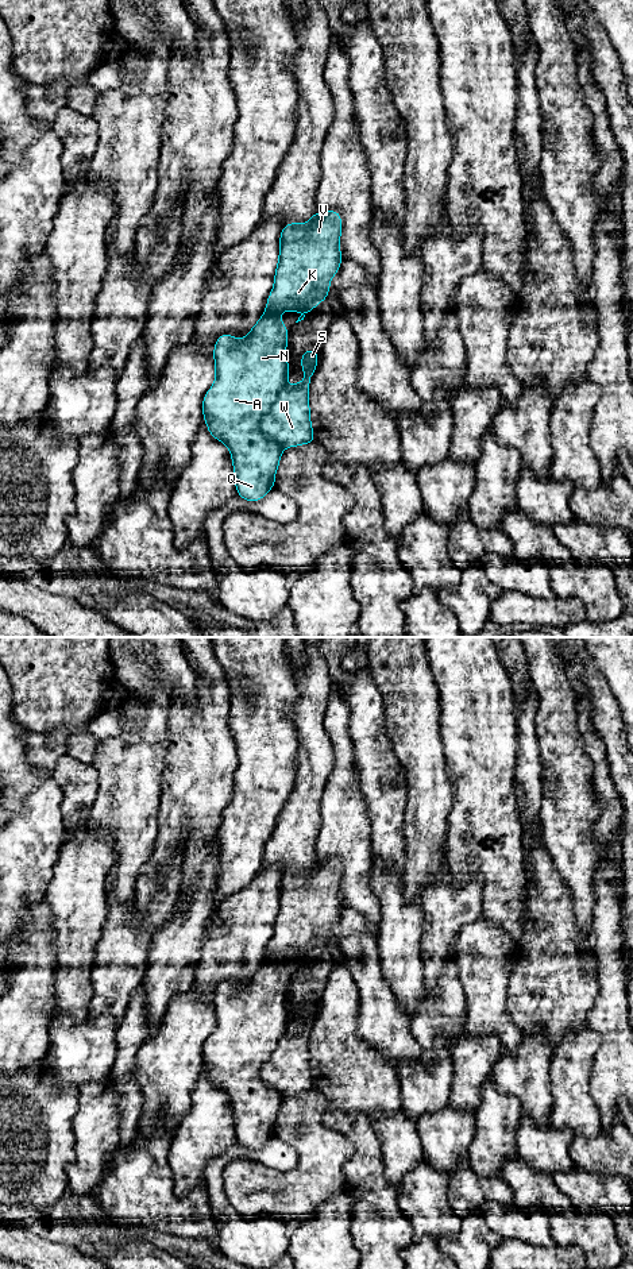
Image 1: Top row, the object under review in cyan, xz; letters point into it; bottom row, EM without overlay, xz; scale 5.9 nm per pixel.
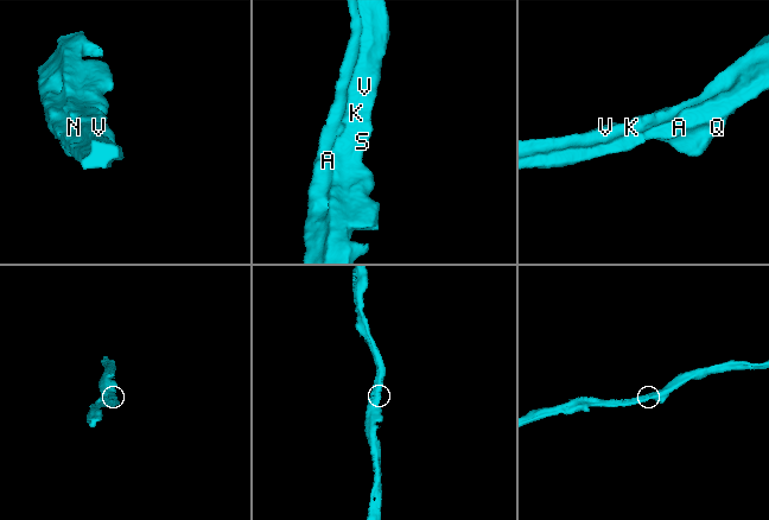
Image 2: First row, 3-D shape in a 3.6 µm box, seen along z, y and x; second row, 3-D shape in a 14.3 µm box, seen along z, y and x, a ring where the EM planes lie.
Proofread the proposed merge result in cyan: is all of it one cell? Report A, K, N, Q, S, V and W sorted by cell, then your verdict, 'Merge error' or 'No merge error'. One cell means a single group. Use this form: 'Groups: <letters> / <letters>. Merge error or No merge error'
Groups: A N Q / K S V W. Merge error

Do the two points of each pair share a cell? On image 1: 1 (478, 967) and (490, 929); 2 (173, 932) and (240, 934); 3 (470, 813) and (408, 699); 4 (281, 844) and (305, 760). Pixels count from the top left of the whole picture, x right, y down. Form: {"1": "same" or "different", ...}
{"1": "same", "2": "different", "3": "different", "4": "same"}

